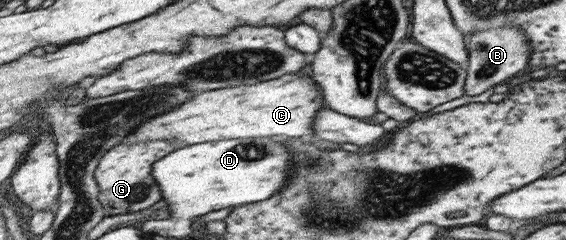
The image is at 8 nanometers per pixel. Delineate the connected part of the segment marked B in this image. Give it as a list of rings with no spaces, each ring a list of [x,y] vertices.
[[[505,27],[505,29],[491,29],[491,31],[476,31],[467,37],[467,46],[470,53],[470,59],[467,63],[468,79],[465,84],[466,95],[483,95],[485,91],[494,88],[517,75],[519,71],[528,67],[530,57],[532,56],[532,47],[530,39],[523,35],[519,27]]]

